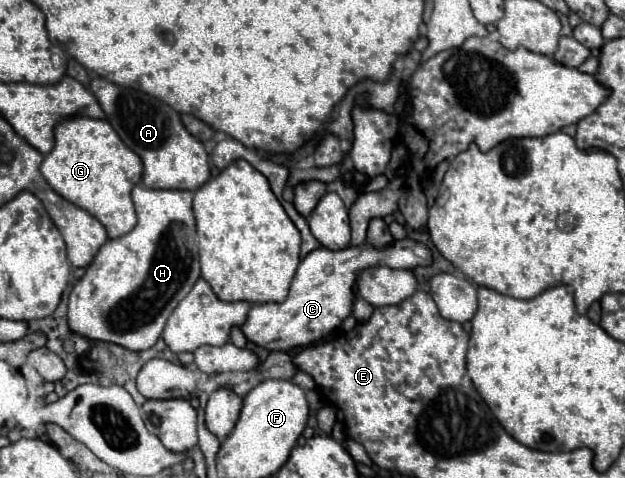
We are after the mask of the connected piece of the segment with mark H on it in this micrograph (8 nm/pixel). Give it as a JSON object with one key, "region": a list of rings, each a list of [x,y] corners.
{"region":[[[135,185],[133,203],[137,213],[137,225],[133,231],[119,239],[109,239],[87,265],[85,275],[73,285],[67,305],[69,329],[81,337],[93,341],[107,341],[121,345],[131,351],[145,351],[157,343],[163,333],[169,313],[179,305],[179,301],[193,289],[199,275],[199,255],[185,245],[185,231],[195,231],[193,219],[193,193],[173,191],[173,189],[149,189],[145,185]]]}

